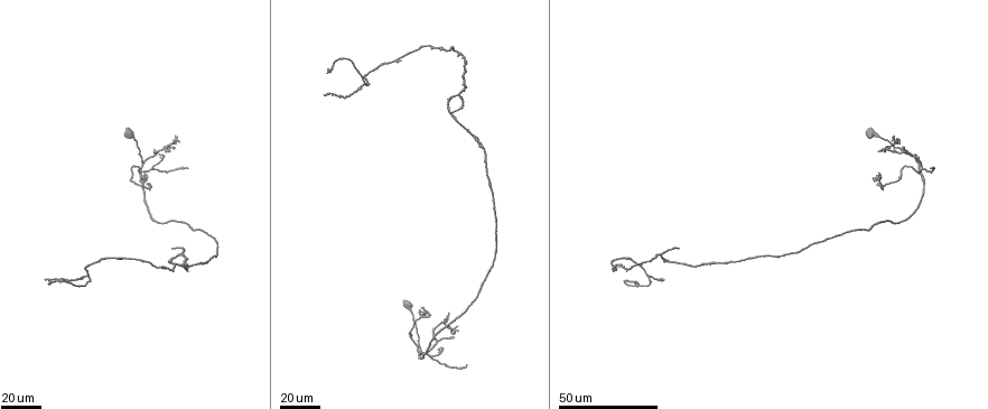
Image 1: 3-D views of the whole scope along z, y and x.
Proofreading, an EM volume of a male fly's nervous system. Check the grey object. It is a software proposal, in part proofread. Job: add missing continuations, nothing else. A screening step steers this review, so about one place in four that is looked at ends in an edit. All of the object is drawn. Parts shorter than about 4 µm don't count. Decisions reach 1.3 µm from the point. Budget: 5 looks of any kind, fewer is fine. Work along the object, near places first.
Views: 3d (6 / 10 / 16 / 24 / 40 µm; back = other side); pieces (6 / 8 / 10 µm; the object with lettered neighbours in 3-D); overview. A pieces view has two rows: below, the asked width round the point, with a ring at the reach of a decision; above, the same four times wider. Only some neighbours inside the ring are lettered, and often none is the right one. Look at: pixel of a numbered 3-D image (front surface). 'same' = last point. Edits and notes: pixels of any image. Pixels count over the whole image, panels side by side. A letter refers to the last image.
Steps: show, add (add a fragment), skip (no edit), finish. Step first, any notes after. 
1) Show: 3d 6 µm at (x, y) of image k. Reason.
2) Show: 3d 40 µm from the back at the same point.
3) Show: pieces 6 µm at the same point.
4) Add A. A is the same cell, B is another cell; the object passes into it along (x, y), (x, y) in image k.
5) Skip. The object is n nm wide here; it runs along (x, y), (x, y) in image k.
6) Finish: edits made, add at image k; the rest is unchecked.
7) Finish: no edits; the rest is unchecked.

Show: 3d 40 µm at (174, 146) of image 1. Free end.

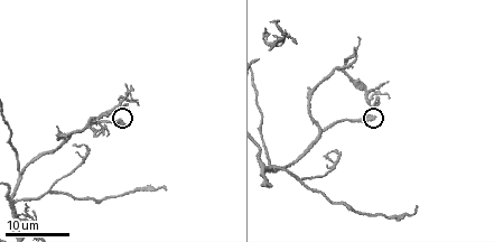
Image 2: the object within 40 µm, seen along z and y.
Show: pieces 8 µm at (124, 122) of image 2.

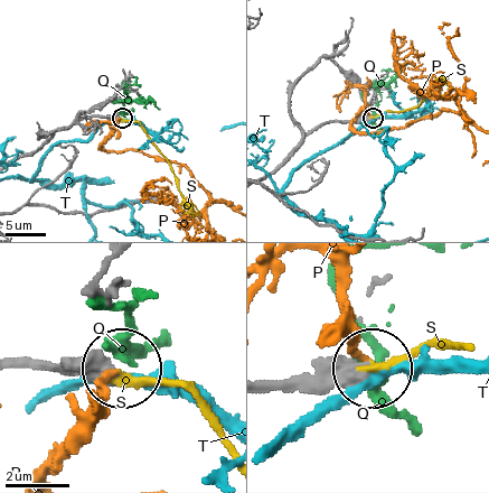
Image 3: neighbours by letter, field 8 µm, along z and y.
Add S. The object is 480 nm wide here; S is the same cell, P, Q and T are other cells; it goes on there.

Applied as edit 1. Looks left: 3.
Show: 3d 24 µm at (894, 137) of image 1. End of a long branch.

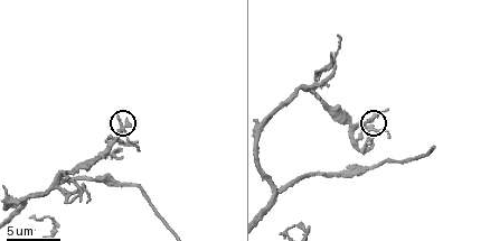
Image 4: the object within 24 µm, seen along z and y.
Show: pieces 8 µm at (368, 133) of image 4. See the neighbours.

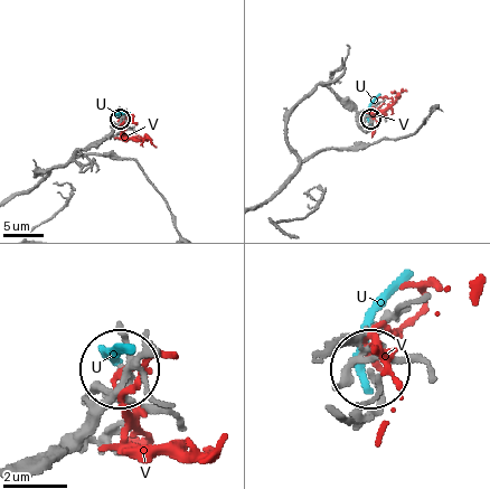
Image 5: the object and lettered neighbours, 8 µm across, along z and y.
Skip. U and V are other cells; none of them fits.

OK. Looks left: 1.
Finish: edits made, add at image 3; the rest is unchecked.

